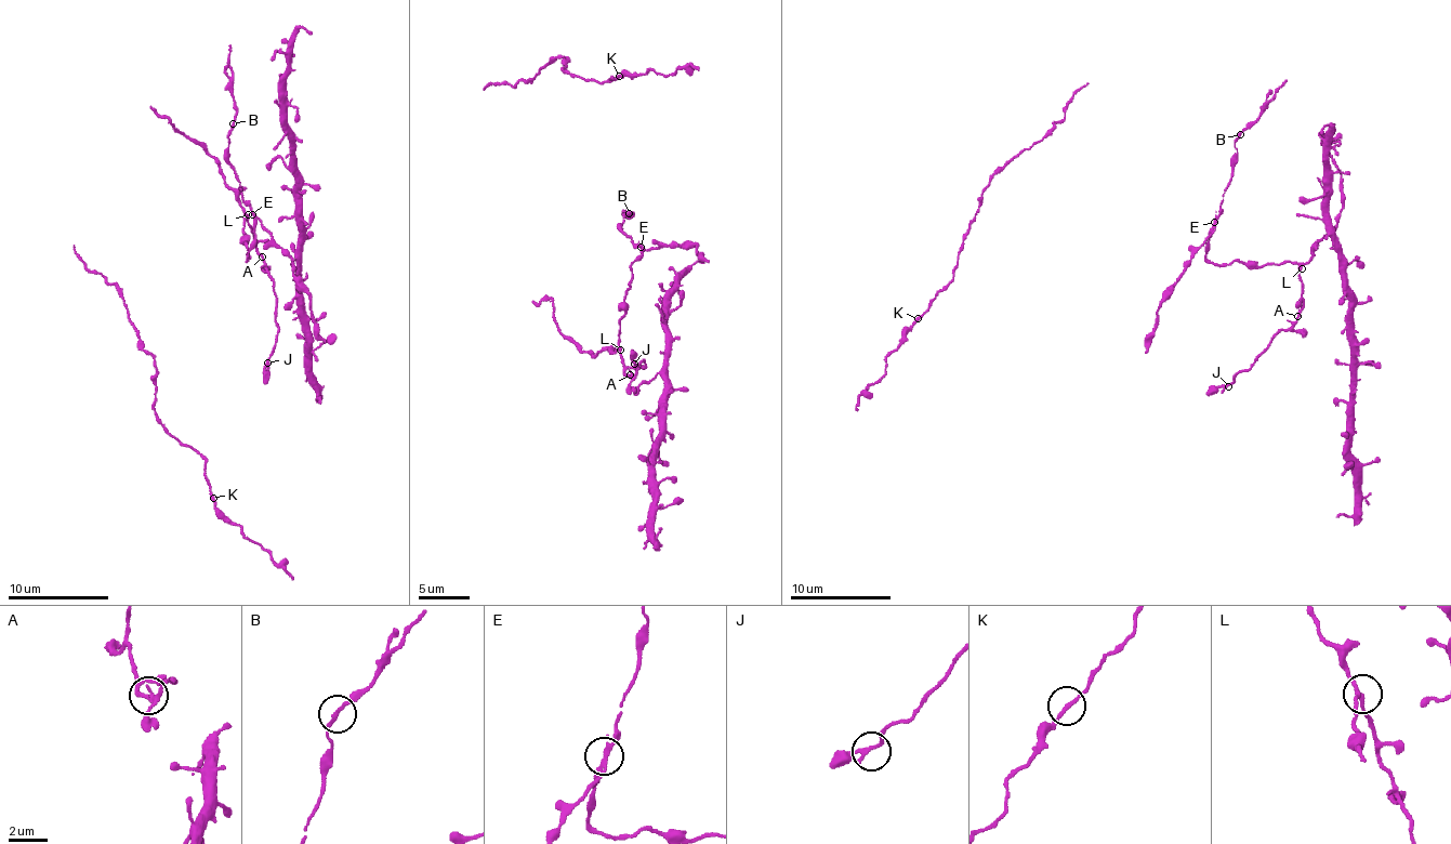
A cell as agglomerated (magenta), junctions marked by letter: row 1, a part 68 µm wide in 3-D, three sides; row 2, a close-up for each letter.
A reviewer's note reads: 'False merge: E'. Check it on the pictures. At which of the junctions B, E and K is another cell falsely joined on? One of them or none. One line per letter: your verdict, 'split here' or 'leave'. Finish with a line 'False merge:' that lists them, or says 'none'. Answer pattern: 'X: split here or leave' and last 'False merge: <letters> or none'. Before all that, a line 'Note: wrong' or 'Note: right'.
Note: right
B: leave
E: split here
K: leave
False merge: E

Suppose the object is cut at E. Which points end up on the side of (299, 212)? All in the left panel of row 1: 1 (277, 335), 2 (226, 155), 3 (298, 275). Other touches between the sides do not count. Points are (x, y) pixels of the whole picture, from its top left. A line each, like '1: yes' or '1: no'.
1: no
2: yes
3: yes

